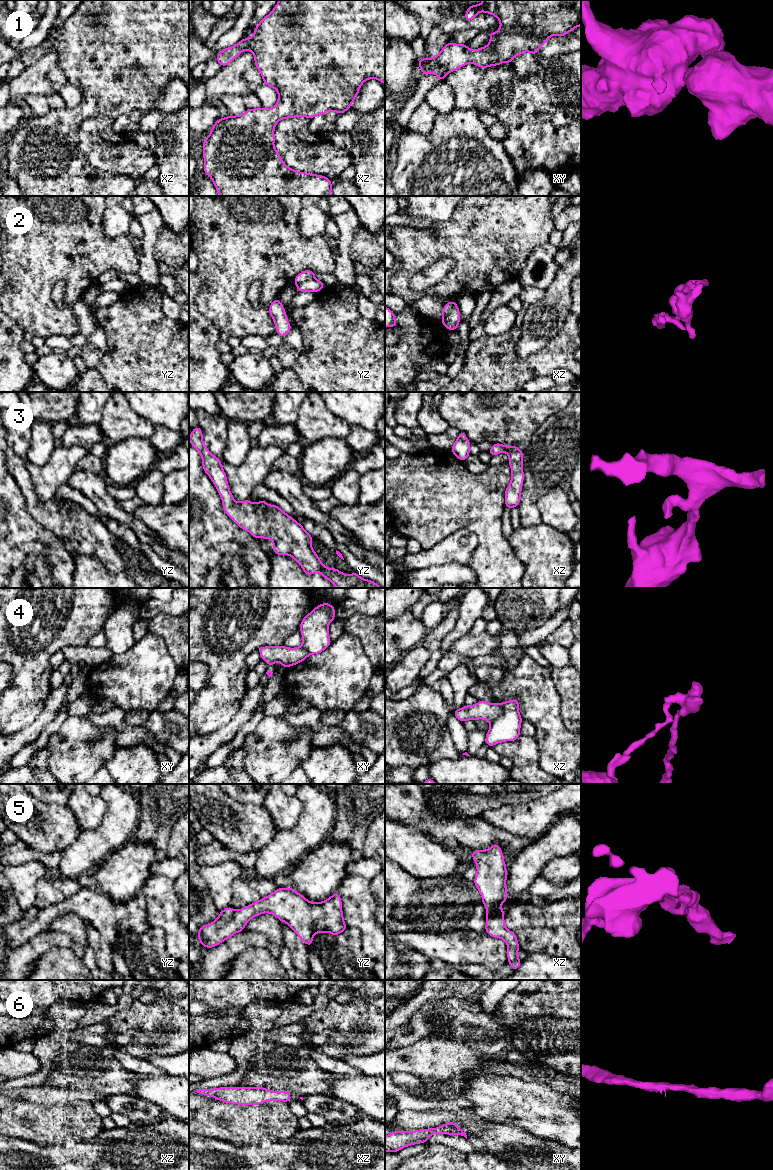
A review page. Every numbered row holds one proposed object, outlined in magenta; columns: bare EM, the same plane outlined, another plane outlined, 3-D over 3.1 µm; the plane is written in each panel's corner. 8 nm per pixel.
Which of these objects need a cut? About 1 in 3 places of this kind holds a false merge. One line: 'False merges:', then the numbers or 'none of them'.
False merges: 2, 4

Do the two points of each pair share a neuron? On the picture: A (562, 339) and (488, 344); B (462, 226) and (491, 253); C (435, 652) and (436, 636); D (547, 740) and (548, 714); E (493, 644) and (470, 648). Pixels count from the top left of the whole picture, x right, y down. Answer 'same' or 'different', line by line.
A: same
B: same
C: same
D: same
E: same

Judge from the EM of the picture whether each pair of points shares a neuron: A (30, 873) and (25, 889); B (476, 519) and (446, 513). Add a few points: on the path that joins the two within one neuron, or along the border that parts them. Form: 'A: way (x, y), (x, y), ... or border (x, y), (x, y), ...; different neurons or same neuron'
A: way (26, 877), (25, 885); same neuron
B: way (469, 513), (453, 513); same neuron

